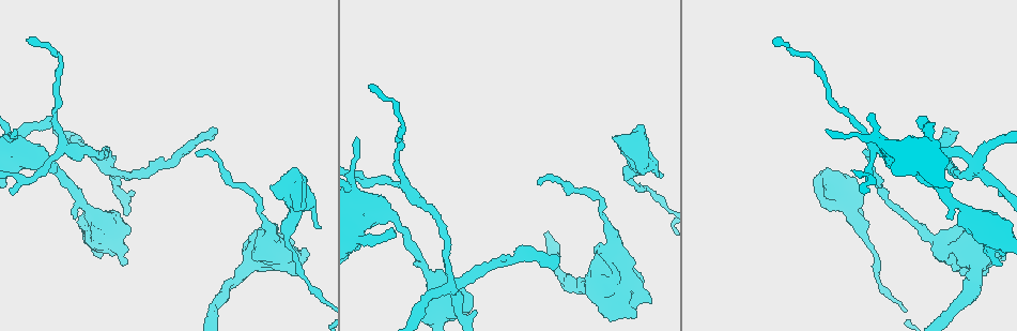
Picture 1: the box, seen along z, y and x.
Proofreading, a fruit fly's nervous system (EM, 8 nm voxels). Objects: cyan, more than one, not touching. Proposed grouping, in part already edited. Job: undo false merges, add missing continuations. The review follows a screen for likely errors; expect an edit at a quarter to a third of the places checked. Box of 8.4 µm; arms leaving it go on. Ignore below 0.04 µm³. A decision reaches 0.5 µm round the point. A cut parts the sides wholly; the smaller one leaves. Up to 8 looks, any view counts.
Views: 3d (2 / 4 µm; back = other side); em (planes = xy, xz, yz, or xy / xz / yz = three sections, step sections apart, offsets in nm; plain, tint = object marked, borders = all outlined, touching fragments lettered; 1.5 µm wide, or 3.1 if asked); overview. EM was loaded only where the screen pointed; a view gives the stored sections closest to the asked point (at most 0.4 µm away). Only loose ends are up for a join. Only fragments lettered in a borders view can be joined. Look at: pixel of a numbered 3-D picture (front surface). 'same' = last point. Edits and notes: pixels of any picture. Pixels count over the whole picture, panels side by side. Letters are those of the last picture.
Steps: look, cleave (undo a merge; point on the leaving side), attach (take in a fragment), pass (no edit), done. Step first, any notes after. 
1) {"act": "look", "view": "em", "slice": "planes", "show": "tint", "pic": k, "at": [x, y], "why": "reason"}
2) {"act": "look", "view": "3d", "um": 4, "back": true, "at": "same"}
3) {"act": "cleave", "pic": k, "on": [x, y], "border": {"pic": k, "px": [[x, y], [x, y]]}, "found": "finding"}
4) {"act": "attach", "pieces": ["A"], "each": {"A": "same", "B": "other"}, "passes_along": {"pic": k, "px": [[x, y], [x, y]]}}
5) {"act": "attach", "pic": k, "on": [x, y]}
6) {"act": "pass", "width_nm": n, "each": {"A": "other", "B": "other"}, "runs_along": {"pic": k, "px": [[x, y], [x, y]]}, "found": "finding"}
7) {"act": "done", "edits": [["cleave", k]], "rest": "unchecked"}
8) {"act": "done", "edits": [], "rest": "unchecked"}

{"act": "look", "view": "3d", "um": 4, "pic": 1, "at": [977, 279], "why": "calibre changes"}

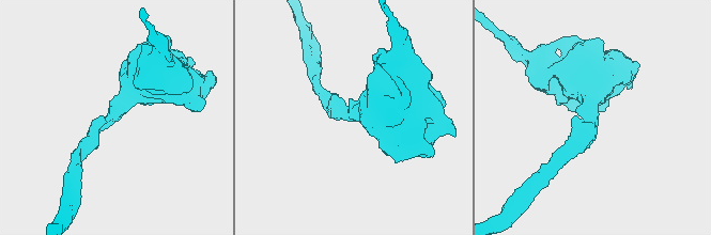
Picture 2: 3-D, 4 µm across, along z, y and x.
{"act": "look", "view": "em", "slice": "xy", "step": 8, "show": "tint", "pic": 2, "at": [113, 114], "why": "need the tissue"}

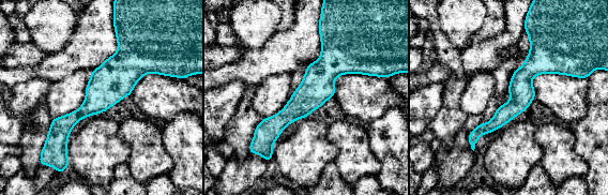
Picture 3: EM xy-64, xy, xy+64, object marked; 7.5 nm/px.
{"act": "look", "view": "em", "slice": "planes", "show": "borders", "at": "same", "why": "another direction"}

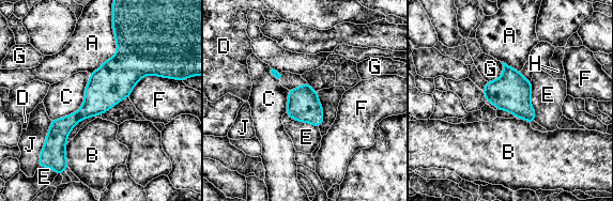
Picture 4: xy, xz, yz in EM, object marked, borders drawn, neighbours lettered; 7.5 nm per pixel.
{"act": "pass", "each": {"A": "other", "B": "other", "C": "other", "D": "other", "E": "other", "F": "other", "G": "other", "H": "other", "J": "other"}, "runs_along": {"pic": 4, "px": [[122, 41], [122, 72], [61, 133], [62, 152]]}, "found": "continuous, no second cell"}

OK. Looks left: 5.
{"act": "look", "view": "em", "slice": "yz", "step": 8, "show": "borders", "pic": 1, "at": [124, 265], "why": "an open end"}

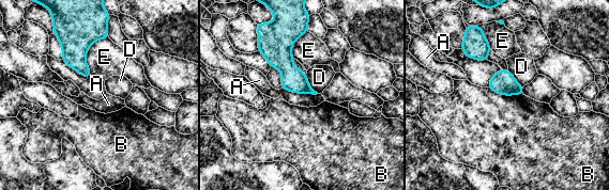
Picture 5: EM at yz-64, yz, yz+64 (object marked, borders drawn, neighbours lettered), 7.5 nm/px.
{"act": "pass", "each": {"A": "other", "B": "other", "D": "other", "E": "other"}, "border": {"pic": 5, "px": [[488, 86], [505, 95], [522, 94]]}, "found": "none of them fits"}

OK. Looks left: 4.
{"act": "look", "view": "em", "slice": "yz", "step": 4, "show": "tint", "pic": 1, "at": [110, 161], "why": "sharp bend"}

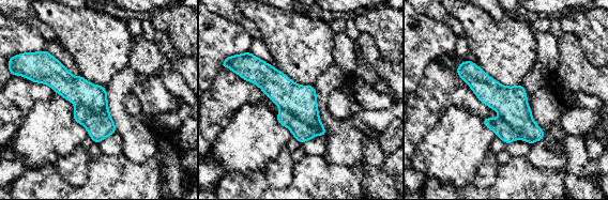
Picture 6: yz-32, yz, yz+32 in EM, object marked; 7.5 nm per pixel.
{"act": "look", "view": "em", "slice": "xz", "step": 8, "show": "borders", "at": "same"}

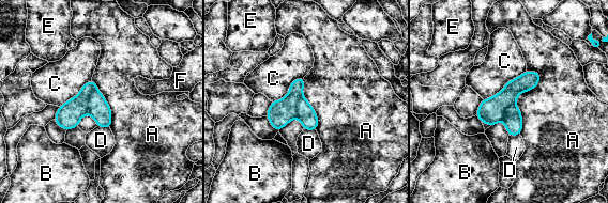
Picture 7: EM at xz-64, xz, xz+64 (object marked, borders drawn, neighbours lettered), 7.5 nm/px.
{"act": "cleave", "pic": 7, "on": [69, 115], "each": {"A": "other", "B": "other", "C": "other", "D": "other", "E": "other", "F": "other"}, "border": {"pic": 7, "px": [[95, 84], [88, 98], [87, 112]]}, "found": "a second cell is stuck on"}

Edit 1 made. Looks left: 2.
{"act": "done", "edits": [["cleave", 7]], "rest": "unchecked"}

